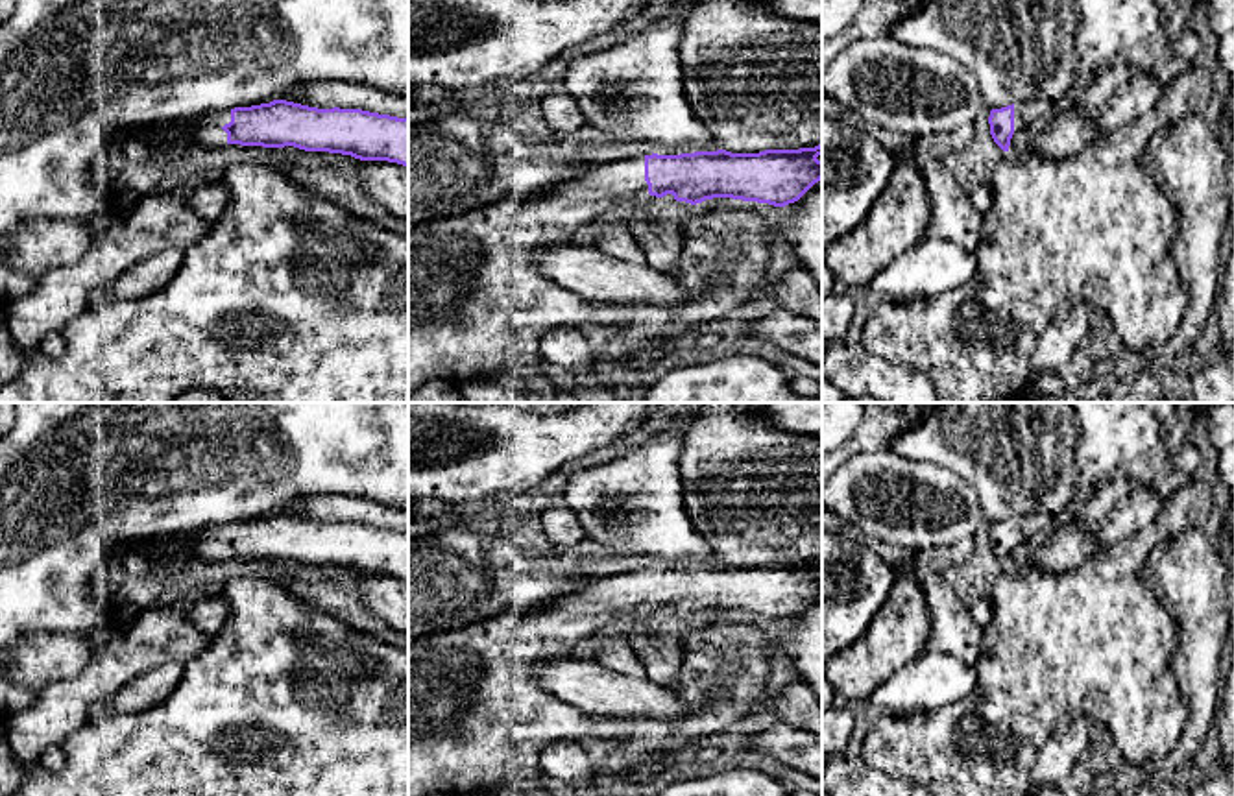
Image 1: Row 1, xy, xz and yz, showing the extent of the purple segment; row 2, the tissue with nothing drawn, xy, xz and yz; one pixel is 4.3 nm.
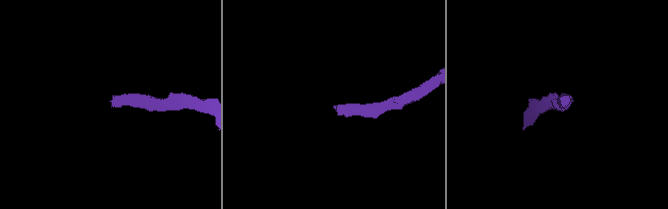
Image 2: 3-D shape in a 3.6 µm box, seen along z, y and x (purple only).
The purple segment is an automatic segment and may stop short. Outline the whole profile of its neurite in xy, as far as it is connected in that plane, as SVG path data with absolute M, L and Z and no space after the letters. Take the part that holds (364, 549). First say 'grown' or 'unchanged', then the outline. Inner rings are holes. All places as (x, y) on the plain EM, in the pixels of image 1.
grown; M286 513L270 517L209 525L166 539L168 550L190 556L200 569L224 558L329 565L360 574L388 574L408 580L408 532L369 526L362 523L318 523Z

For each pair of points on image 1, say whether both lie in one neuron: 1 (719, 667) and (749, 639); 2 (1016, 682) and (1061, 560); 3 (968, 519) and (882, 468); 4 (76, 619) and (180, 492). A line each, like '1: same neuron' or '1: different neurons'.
1: same neuron
2: different neurons
3: same neuron
4: same neuron

